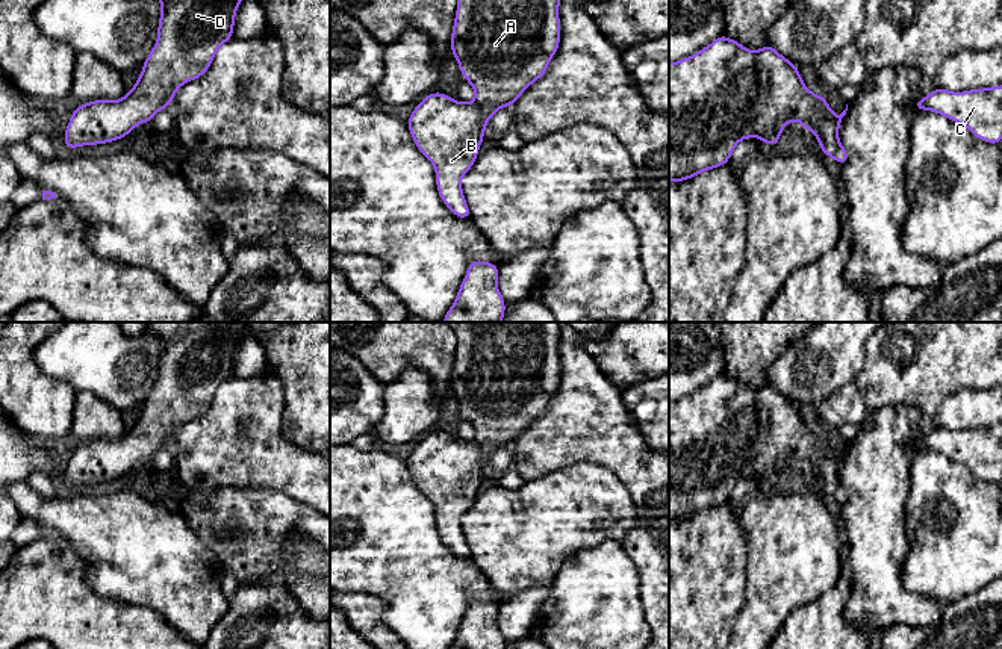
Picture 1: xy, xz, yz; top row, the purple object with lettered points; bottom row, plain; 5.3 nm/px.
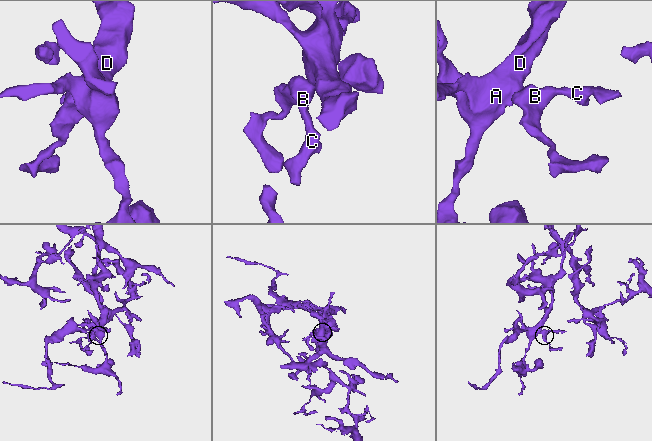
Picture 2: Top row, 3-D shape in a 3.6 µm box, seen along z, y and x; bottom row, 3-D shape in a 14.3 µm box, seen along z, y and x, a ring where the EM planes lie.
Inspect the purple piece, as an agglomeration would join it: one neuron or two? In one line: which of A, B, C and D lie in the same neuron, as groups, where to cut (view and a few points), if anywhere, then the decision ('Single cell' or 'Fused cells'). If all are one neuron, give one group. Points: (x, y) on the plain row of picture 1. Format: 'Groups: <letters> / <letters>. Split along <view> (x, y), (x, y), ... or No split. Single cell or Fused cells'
Groups: A B C D. No split. Single cell

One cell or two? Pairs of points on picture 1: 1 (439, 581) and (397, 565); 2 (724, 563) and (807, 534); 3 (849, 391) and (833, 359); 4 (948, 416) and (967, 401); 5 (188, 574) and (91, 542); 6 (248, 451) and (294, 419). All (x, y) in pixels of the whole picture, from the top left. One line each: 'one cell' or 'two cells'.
1: one cell
2: two cells
3: two cells
4: one cell
5: one cell
6: two cells

